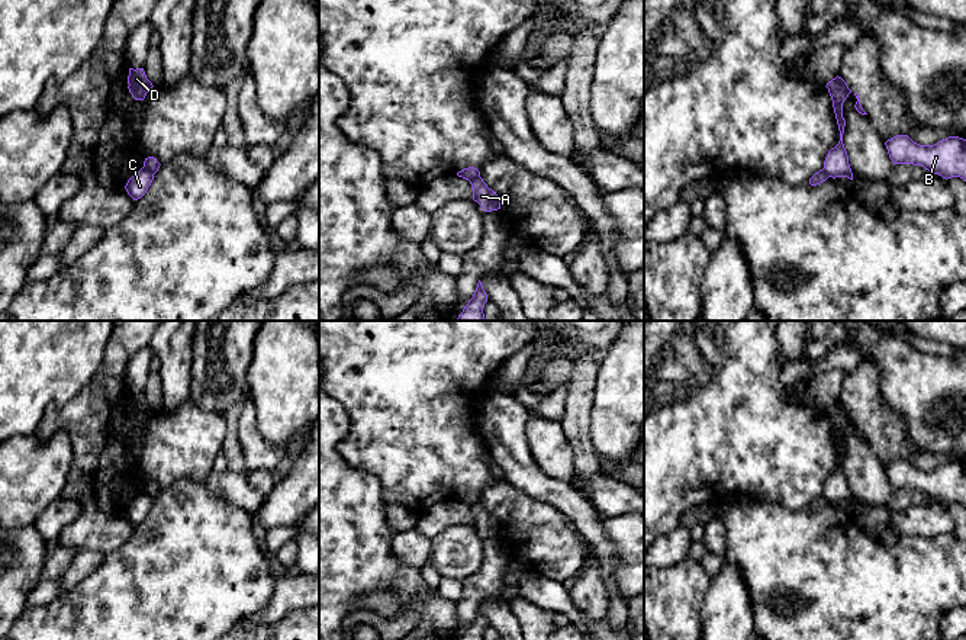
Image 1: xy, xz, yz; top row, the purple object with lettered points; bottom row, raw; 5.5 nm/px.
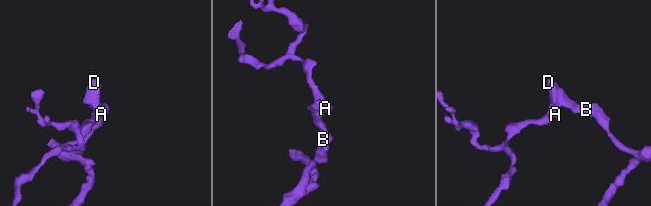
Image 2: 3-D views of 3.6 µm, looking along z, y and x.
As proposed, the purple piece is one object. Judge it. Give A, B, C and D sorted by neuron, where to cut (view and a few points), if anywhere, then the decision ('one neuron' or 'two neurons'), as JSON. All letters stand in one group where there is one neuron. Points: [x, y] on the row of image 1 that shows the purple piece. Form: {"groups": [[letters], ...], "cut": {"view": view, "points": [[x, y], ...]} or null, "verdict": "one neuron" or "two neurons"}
{"groups": [["A", "B", "D"], ["C"]], "cut": {"view": "xy", "points": [[144, 166], [154, 173]]}, "verdict": "two neurons"}

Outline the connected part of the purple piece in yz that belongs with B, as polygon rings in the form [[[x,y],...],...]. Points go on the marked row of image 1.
[[[896,135],[885,142],[893,164],[914,164],[941,176],[966,181],[966,139],[949,136],[934,145],[920,145],[908,135]]]

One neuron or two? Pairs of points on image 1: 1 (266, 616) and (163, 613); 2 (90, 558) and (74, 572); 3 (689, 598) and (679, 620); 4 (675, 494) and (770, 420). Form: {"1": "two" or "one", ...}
{"1": "two", "2": "one", "3": "one", "4": "one"}

